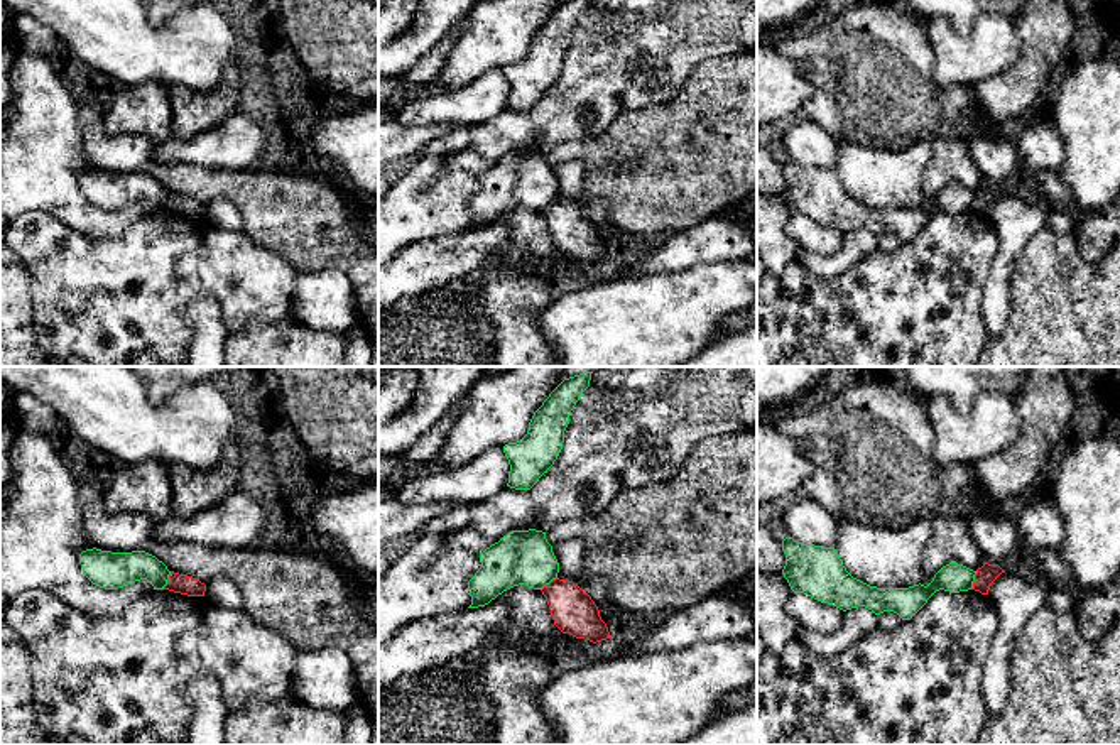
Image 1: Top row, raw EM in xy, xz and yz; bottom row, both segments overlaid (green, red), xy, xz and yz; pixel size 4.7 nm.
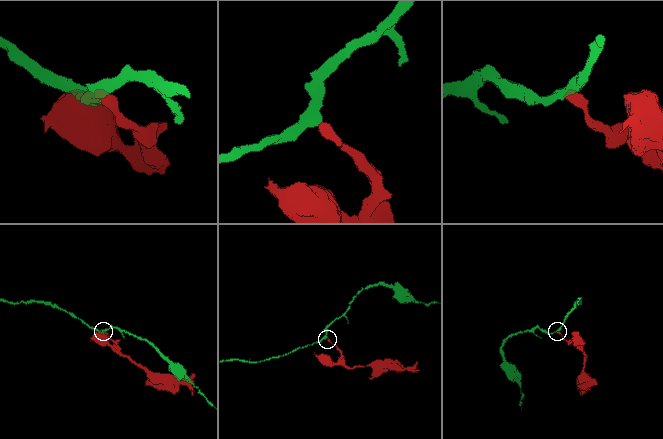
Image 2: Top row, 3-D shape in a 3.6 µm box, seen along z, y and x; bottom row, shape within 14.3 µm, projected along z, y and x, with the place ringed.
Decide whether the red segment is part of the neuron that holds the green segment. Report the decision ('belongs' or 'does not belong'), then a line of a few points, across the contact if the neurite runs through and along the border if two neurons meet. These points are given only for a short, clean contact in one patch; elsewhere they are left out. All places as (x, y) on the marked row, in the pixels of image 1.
does not belong; line xy (171, 571), (163, 588)

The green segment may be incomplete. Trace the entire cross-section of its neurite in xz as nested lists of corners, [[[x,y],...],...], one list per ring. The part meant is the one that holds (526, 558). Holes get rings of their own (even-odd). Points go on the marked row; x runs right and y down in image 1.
[[[529,529],[514,530],[480,552],[481,568],[468,581],[471,605],[488,605],[503,591],[525,585],[542,590],[557,578],[559,563],[546,532]]]

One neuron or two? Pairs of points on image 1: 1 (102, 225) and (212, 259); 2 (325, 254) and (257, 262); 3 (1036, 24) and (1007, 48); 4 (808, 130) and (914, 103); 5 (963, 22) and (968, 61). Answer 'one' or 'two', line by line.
1: two
2: two
3: two
4: two
5: two

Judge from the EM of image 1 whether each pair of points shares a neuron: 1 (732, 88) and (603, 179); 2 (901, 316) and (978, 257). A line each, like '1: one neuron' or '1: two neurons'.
1: one neuron
2: one neuron

